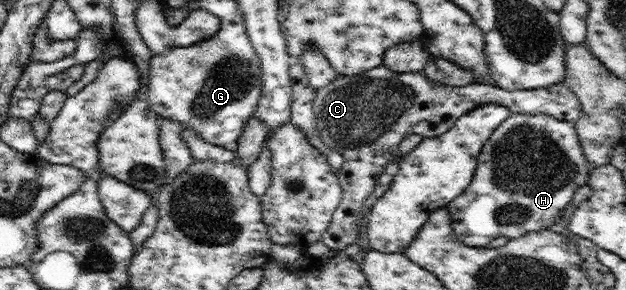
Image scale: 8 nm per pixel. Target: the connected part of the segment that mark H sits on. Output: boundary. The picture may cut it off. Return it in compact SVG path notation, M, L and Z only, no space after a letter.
M513 114L509 115L503 122L493 131L489 140L483 144L481 152L477 158L477 166L471 183L465 188L455 200L451 203L447 203L447 212L449 212L449 218L451 218L451 226L453 228L454 236L458 240L469 247L488 247L489 243L501 236L509 239L520 238L529 232L538 232L543 228L549 228L551 225L557 223L559 218L565 216L565 205L573 199L573 193L577 191L577 187L587 183L589 181L589 171L593 169L593 164L587 162L585 154L583 154L583 148L579 144L579 136L577 136L577 130L575 130L574 123L565 122L565 120L557 120L553 116L546 114L535 114L533 116L525 114Z

